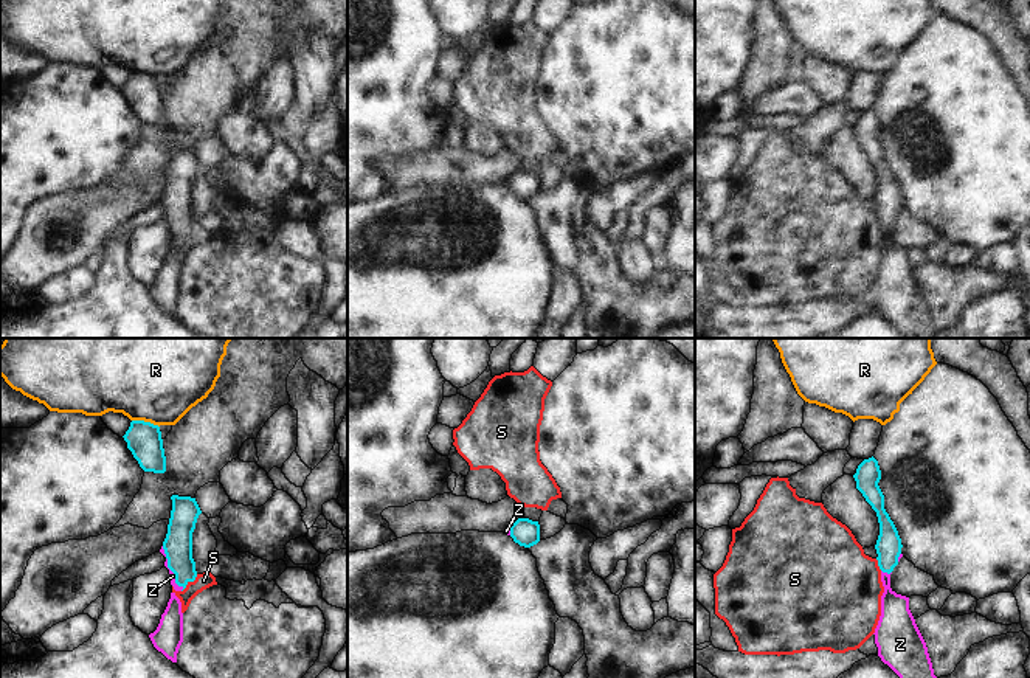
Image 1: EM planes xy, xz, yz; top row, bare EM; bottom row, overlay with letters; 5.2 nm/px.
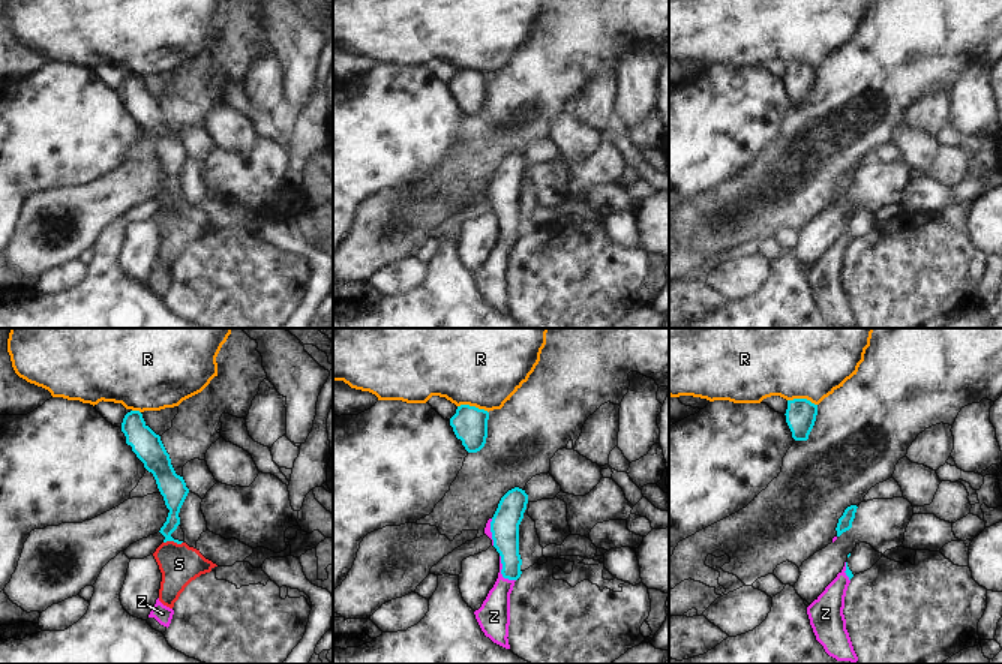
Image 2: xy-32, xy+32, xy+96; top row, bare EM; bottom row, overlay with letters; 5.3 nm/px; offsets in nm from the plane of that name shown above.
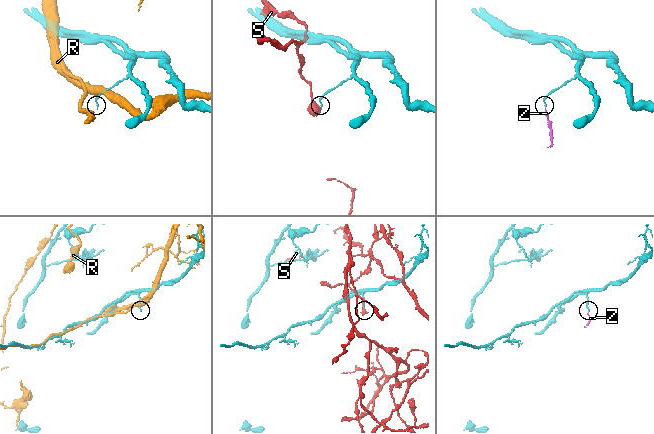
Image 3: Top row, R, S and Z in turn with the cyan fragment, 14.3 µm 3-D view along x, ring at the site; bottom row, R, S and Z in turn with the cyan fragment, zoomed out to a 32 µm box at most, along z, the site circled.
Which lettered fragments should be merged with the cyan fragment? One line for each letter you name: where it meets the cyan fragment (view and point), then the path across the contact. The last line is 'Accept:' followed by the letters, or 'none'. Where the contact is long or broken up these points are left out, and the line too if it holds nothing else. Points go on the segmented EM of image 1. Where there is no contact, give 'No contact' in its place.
Z: Touches cyan at xy (168, 567). Path across: xy (177, 545), (177, 557), (168, 567), (172, 576)
Accept: Z

